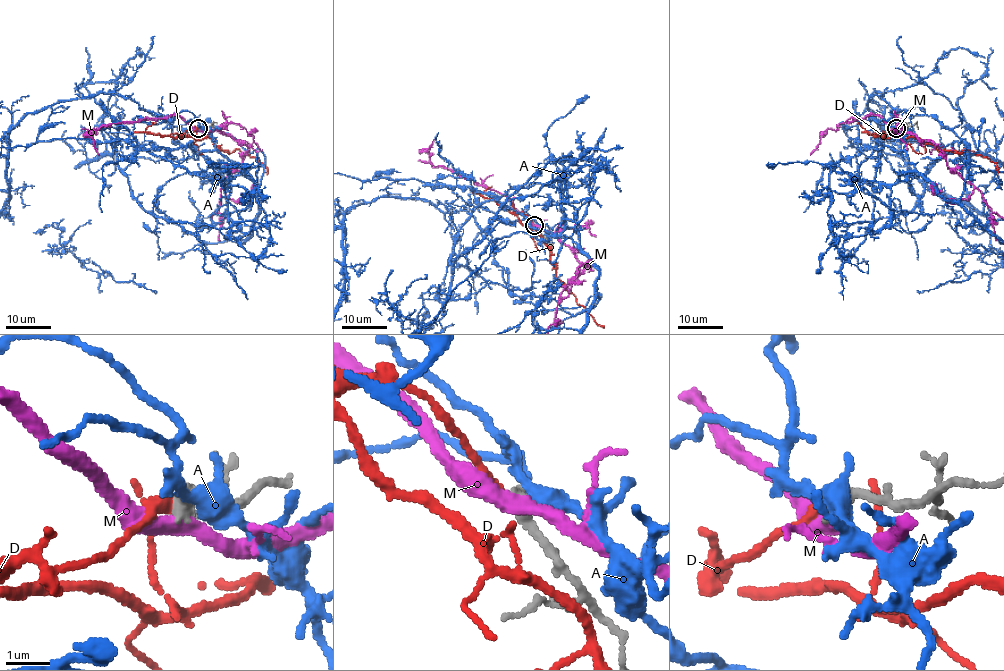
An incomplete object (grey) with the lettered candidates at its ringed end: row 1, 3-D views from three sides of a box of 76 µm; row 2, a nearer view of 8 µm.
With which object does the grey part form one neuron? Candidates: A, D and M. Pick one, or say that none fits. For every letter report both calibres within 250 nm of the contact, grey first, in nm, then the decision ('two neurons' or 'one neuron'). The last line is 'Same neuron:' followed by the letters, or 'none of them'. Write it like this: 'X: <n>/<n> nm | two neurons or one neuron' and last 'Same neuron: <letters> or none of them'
A: 440/360 nm | two neurons
D: 440/180 nm | one neuron
M: 440/360 nm | two neurons
Same neuron: D

